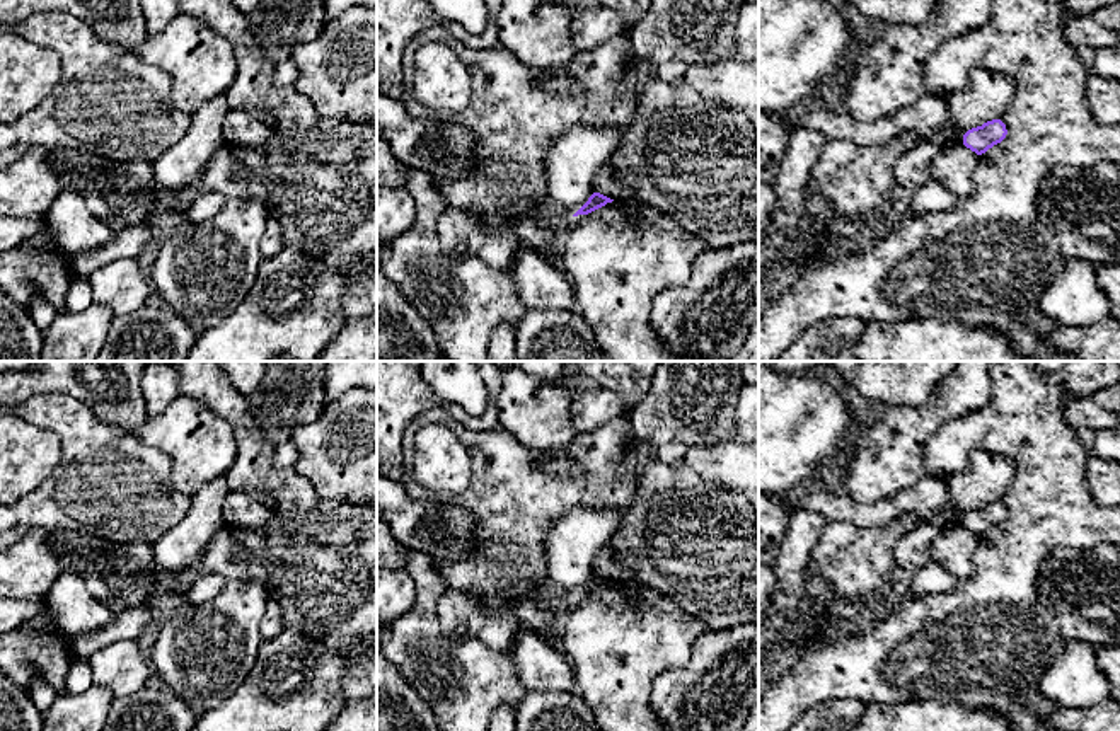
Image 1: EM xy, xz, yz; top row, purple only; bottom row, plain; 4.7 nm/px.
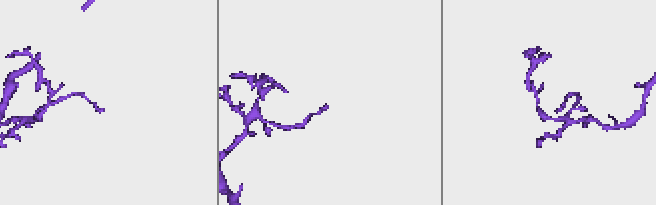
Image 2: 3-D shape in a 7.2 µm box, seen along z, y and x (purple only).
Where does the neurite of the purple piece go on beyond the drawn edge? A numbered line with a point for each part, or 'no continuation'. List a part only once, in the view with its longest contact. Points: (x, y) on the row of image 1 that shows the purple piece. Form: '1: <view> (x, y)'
no continuation

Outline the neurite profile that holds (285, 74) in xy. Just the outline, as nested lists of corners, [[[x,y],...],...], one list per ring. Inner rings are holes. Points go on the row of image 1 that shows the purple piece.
[[[292,60],[274,65],[273,80],[278,87],[292,87],[298,78],[298,68]]]

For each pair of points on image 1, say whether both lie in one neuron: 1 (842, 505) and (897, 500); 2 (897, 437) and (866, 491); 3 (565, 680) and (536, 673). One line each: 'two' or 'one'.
1: one
2: one
3: one

